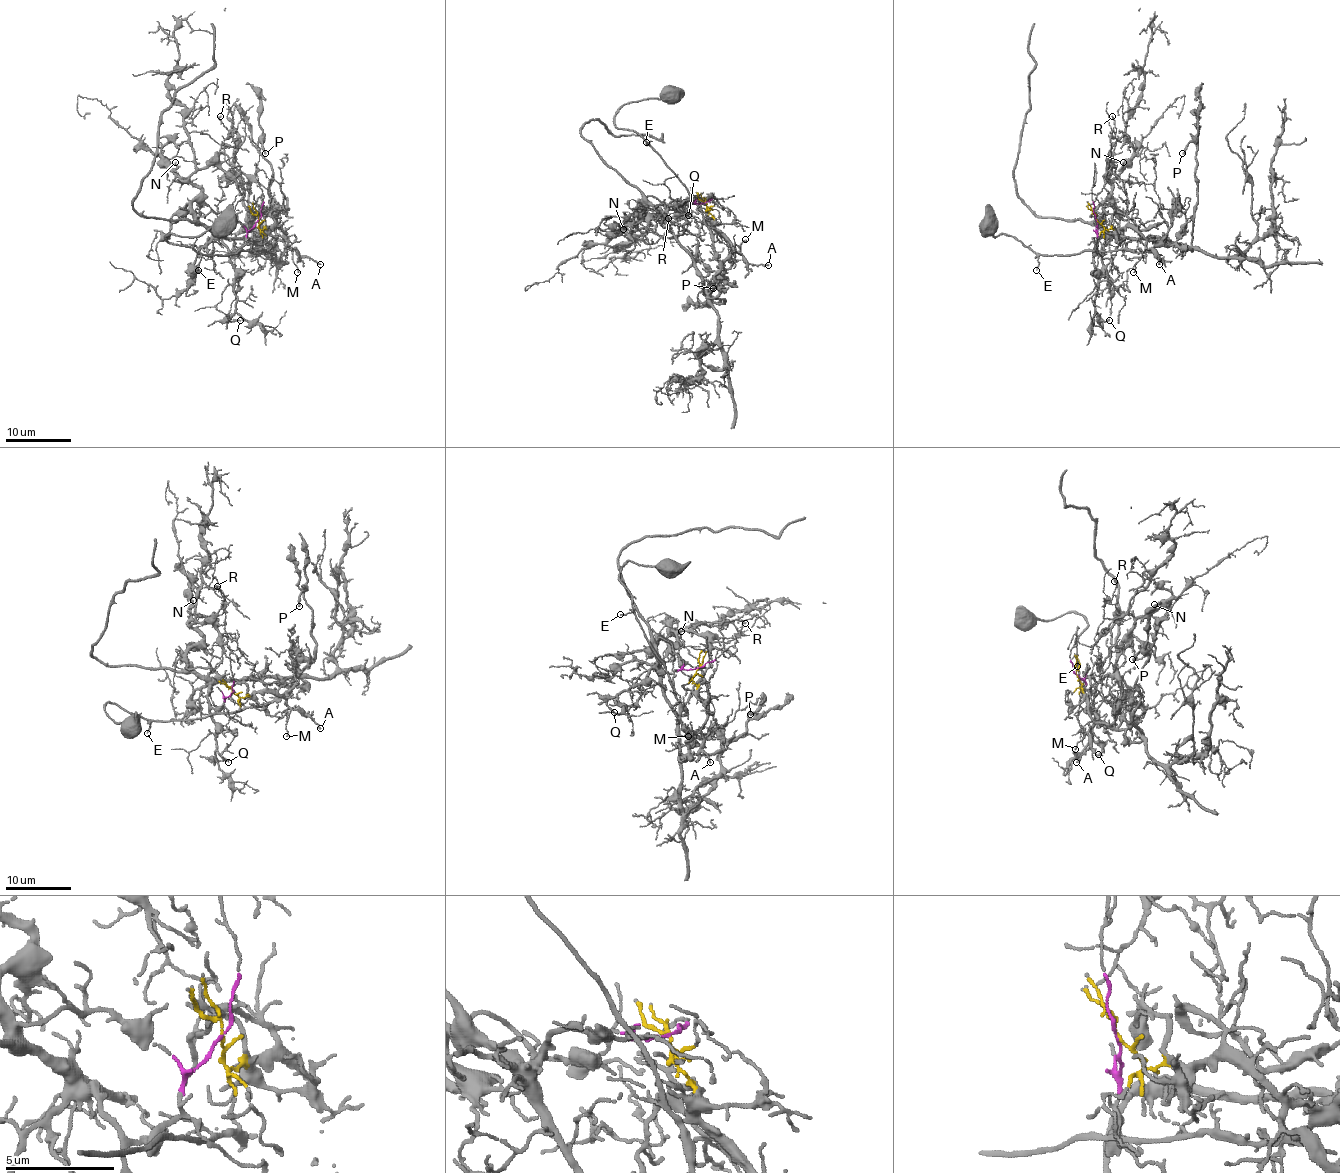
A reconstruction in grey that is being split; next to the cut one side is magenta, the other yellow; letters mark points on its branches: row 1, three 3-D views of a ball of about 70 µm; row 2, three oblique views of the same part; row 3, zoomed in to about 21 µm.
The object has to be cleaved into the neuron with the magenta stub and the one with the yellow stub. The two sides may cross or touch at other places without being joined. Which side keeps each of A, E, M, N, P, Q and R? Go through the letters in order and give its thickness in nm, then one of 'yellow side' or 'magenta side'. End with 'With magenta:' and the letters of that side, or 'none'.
A: 150 nm thick; yellow side
E: 110 nm thick; yellow side
M: 130 nm thick; yellow side
N: 130 nm thick; magenta side
P: 180 nm thick; yellow side
Q: 150 nm thick; magenta side
R: 140 nm thick; magenta side
With magenta: N, Q, R

